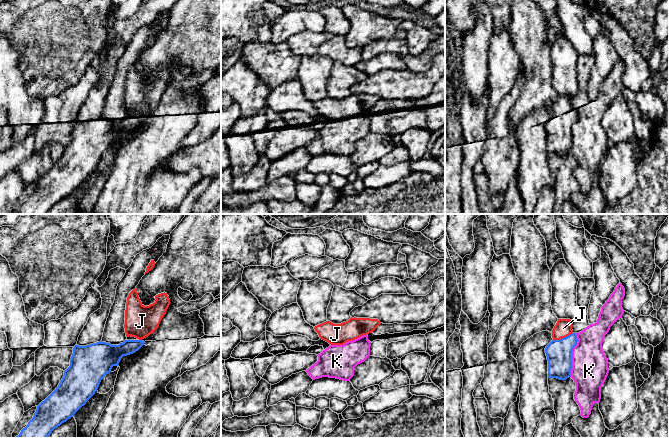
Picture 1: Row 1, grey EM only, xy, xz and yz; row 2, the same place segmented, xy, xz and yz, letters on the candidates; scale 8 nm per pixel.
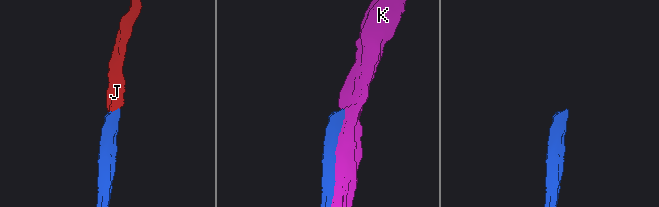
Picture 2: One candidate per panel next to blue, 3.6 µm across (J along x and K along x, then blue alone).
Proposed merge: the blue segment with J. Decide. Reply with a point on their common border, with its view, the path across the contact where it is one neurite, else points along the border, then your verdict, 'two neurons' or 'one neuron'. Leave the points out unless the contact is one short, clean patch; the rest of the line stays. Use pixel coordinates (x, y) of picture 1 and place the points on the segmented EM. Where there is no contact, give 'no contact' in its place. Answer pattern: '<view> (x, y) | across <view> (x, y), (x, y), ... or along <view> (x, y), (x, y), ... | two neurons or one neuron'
yz (562, 338) | across yz (559, 352), (562, 338), (563, 328) | one neuron

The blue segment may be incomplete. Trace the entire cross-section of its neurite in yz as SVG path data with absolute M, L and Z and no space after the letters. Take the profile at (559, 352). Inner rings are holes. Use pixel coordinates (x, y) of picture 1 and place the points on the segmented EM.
M558 319L552 330L553 340L545 348L548 378L566 380L571 377L572 351L578 342L572 324L570 319Z

